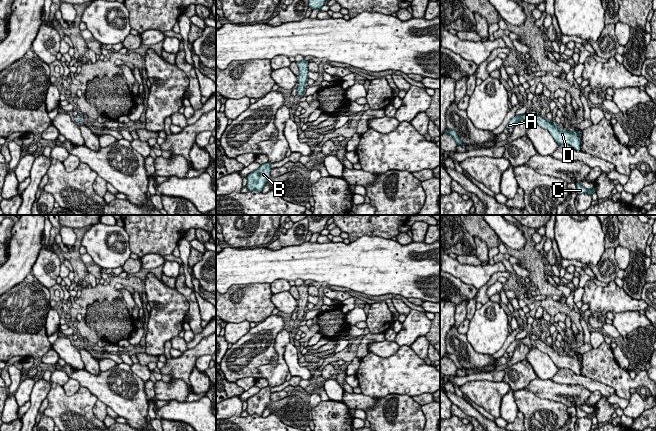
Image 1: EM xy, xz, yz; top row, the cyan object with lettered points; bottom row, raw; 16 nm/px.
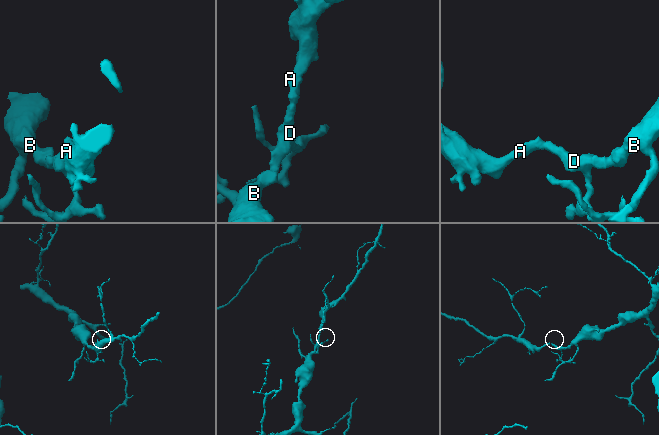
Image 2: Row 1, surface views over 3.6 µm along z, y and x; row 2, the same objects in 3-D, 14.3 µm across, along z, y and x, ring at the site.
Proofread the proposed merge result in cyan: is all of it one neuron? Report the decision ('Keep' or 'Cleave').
Keep

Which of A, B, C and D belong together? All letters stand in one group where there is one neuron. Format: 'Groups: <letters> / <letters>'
Groups: A B C D

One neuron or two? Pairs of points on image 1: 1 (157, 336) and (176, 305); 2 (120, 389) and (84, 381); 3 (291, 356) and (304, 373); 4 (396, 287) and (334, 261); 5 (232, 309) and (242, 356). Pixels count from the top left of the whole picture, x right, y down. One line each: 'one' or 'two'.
1: one
2: one
3: one
4: one
5: two

